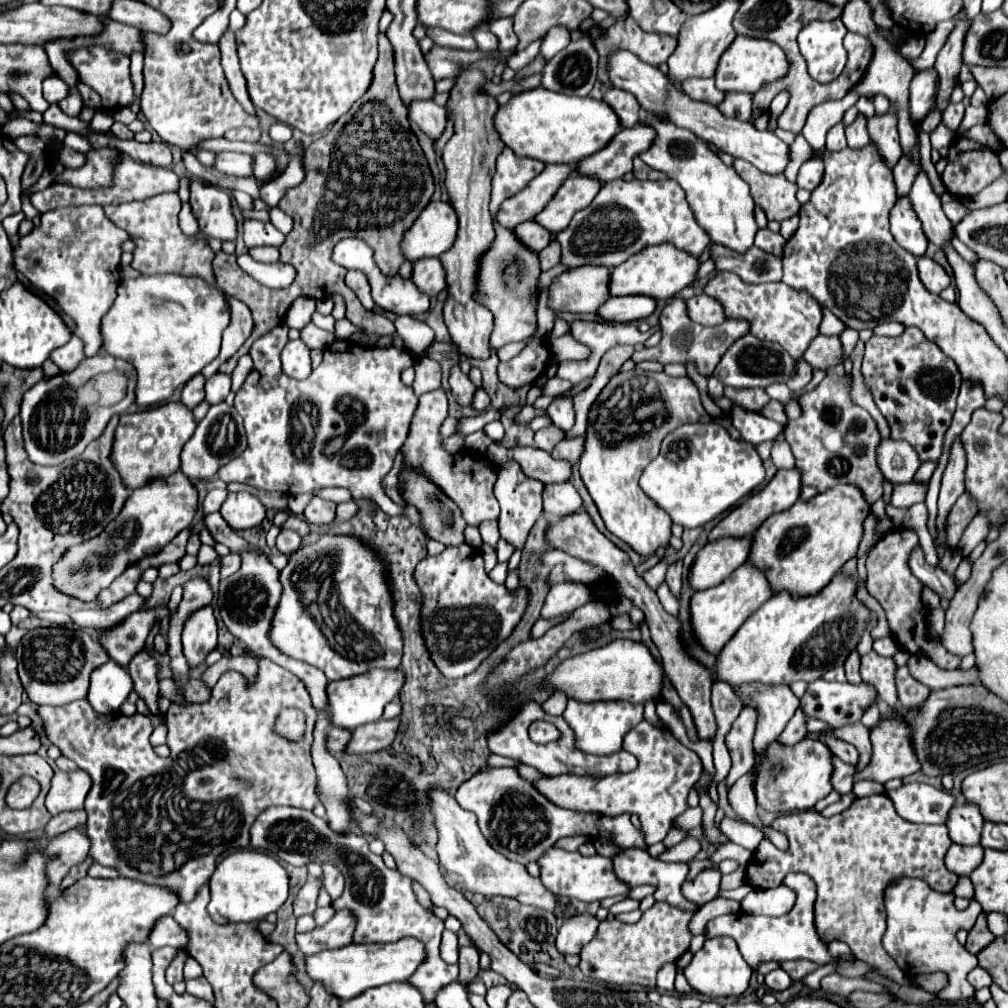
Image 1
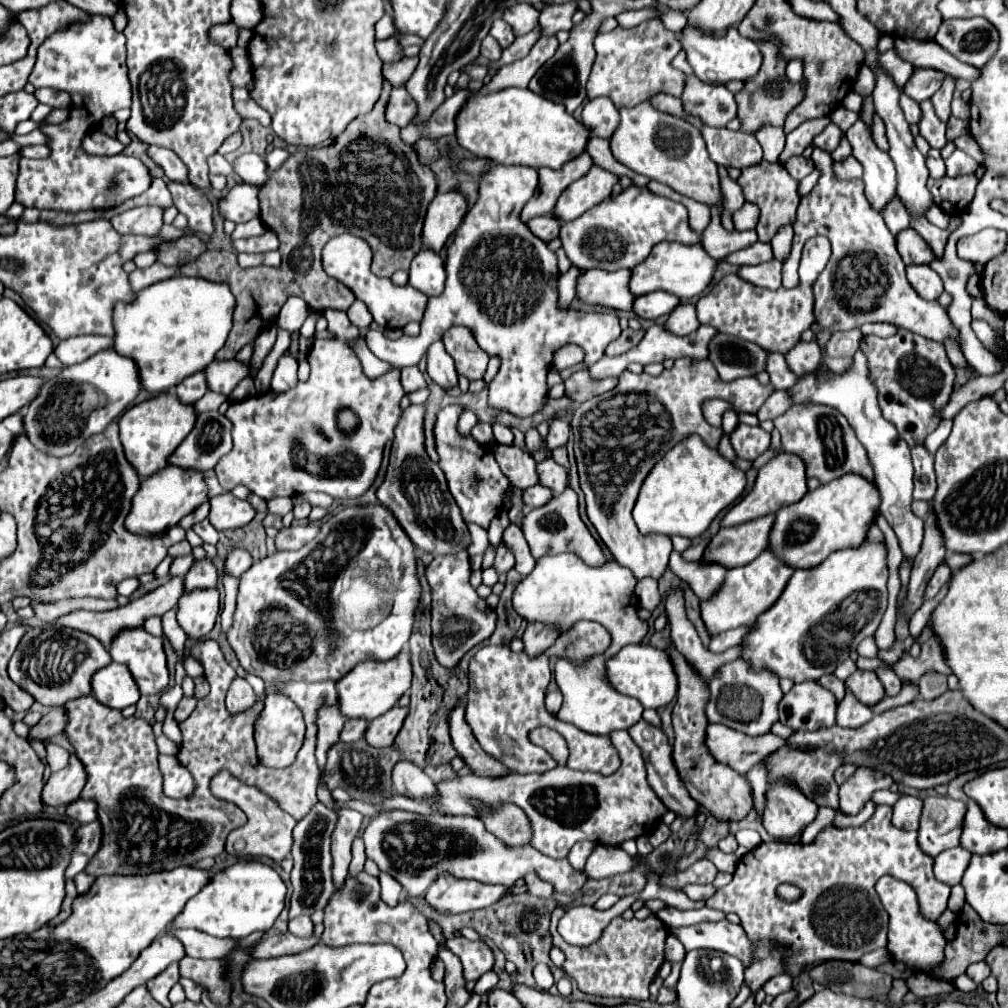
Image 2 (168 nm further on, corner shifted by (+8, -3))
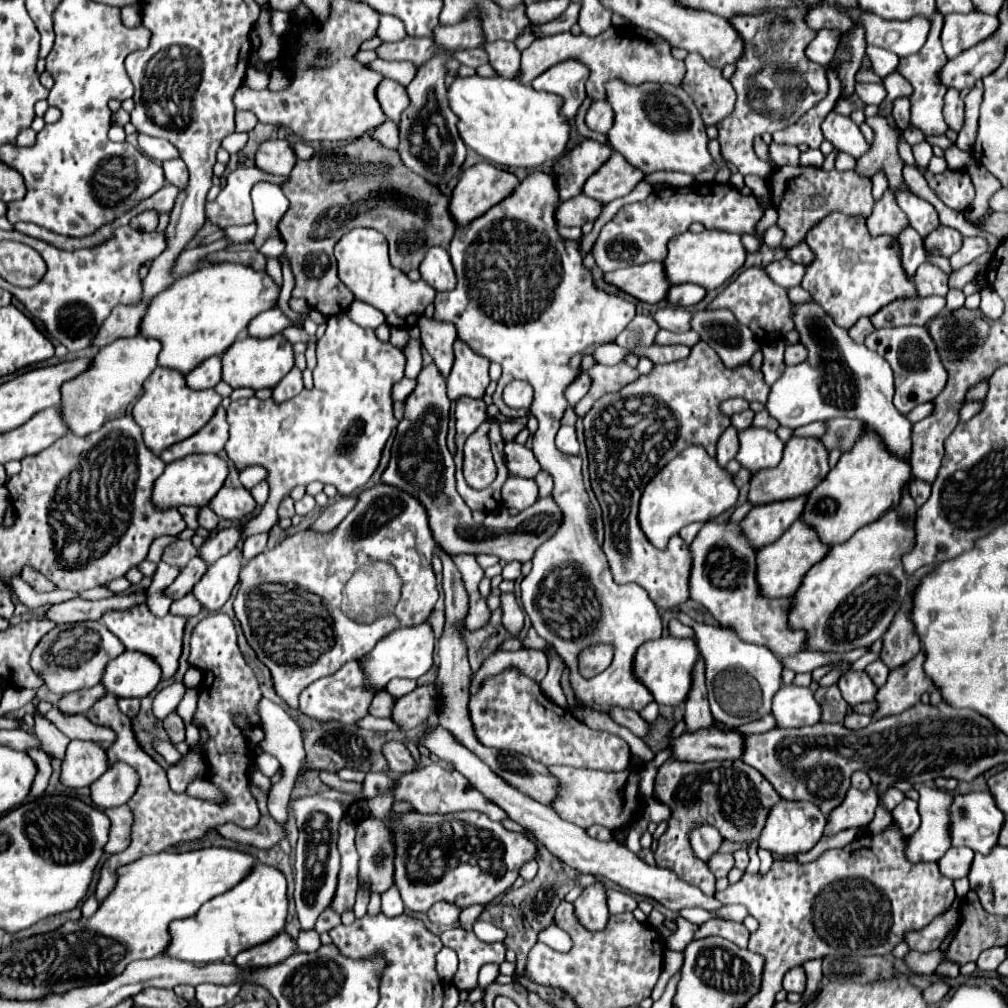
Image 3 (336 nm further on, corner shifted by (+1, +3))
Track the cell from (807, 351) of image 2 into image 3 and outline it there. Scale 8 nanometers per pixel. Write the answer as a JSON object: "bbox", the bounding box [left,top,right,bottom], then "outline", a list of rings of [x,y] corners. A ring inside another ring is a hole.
{"bbox":[785,343,807,365],"outline":[[[803,343],[789,345],[785,349],[785,365],[795,365],[795,363],[801,363],[805,359],[807,359],[807,347]]]}

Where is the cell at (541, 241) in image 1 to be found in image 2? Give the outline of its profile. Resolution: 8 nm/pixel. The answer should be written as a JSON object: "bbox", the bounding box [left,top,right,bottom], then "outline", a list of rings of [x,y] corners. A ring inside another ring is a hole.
{"bbox":[528,213,562,243],"outline":[[[548,213],[548,215],[542,215],[542,217],[530,219],[530,221],[528,221],[528,227],[530,227],[530,231],[532,231],[536,237],[540,237],[540,239],[546,241],[546,243],[550,243],[552,239],[558,237],[562,223],[556,219],[554,213]]]}

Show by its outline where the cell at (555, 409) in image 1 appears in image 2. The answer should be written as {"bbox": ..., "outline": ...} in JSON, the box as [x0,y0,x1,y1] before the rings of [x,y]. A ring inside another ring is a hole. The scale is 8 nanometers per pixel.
{"bbox":[546,421,570,451],"outline":[[[552,421],[550,423],[550,433],[546,437],[546,445],[548,445],[550,451],[554,451],[558,447],[564,447],[568,443],[568,437],[570,437],[568,421]]]}

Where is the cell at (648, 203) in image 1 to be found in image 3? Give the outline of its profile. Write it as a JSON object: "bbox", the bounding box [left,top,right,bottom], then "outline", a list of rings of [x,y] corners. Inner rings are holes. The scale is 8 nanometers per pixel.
{"bbox":[591,183,763,271],"outline":[[[711,183],[711,185],[695,185],[695,187],[685,187],[685,189],[663,189],[663,191],[655,191],[651,193],[645,201],[641,203],[631,203],[625,205],[617,211],[617,215],[605,223],[605,227],[601,229],[591,253],[595,257],[595,263],[601,271],[615,271],[621,267],[629,267],[629,265],[643,265],[647,261],[663,261],[663,257],[667,255],[667,241],[679,233],[685,233],[689,229],[691,223],[703,223],[707,229],[717,229],[717,231],[725,231],[725,233],[755,233],[755,223],[761,219],[763,209],[759,209],[755,197],[751,195],[741,195],[733,185],[719,185],[719,183]]]}

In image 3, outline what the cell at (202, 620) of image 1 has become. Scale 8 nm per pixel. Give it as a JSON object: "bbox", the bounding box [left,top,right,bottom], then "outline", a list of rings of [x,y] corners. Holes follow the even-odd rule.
{"bbox":[193,549,241,611],"outline":[[[233,549],[229,557],[221,557],[215,565],[211,565],[201,581],[193,587],[195,599],[207,611],[219,611],[231,597],[231,591],[239,579],[241,571],[241,551]]]}

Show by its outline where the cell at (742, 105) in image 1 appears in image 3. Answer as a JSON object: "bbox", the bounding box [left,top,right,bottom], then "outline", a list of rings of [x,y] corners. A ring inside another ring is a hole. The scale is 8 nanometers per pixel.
{"bbox":[681,53,735,125],"outline":[[[697,53],[685,59],[685,79],[681,87],[693,99],[705,125],[717,125],[735,109],[735,89],[721,75],[719,69],[707,65]]]}

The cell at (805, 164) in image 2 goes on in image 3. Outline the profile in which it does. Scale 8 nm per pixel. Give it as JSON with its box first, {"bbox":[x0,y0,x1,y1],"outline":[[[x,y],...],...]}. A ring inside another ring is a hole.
{"bbox":[771,143,801,165],"outline":[[[771,143],[771,159],[775,165],[799,165],[801,151],[793,145],[777,145]]]}

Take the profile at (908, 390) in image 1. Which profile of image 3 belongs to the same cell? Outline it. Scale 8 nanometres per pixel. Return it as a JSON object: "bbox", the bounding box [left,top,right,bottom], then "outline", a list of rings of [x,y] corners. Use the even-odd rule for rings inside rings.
{"bbox":[865,325,947,415],"outline":[[[927,325],[923,327],[891,327],[891,329],[875,329],[869,335],[869,341],[865,345],[873,351],[877,351],[893,369],[895,375],[895,397],[893,405],[907,415],[917,405],[935,401],[935,397],[945,389],[947,383],[947,371],[943,369],[943,363],[939,359],[939,351],[935,341],[929,335]]]}

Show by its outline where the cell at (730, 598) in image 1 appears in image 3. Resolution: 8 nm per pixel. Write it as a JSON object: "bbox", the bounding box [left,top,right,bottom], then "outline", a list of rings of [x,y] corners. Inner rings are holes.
{"bbox":[755,521,829,599],"outline":[[[795,521],[775,543],[757,551],[755,579],[757,579],[761,597],[767,597],[767,599],[791,597],[793,591],[797,589],[797,585],[801,583],[803,575],[807,573],[807,569],[811,569],[811,565],[815,565],[819,559],[823,559],[827,549],[829,547],[823,545],[819,541],[819,537],[815,537],[815,533],[811,533],[811,529],[807,529],[807,525],[803,525],[801,521]]]}

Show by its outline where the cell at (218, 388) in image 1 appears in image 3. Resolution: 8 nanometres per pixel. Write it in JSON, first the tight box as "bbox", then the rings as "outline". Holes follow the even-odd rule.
{"bbox":[221,335,295,389],"outline":[[[273,335],[269,339],[253,339],[253,337],[237,339],[231,345],[231,349],[227,349],[221,355],[221,361],[223,361],[223,381],[229,383],[233,389],[237,387],[251,387],[251,389],[275,387],[295,363],[291,343],[285,341],[281,335]]]}

